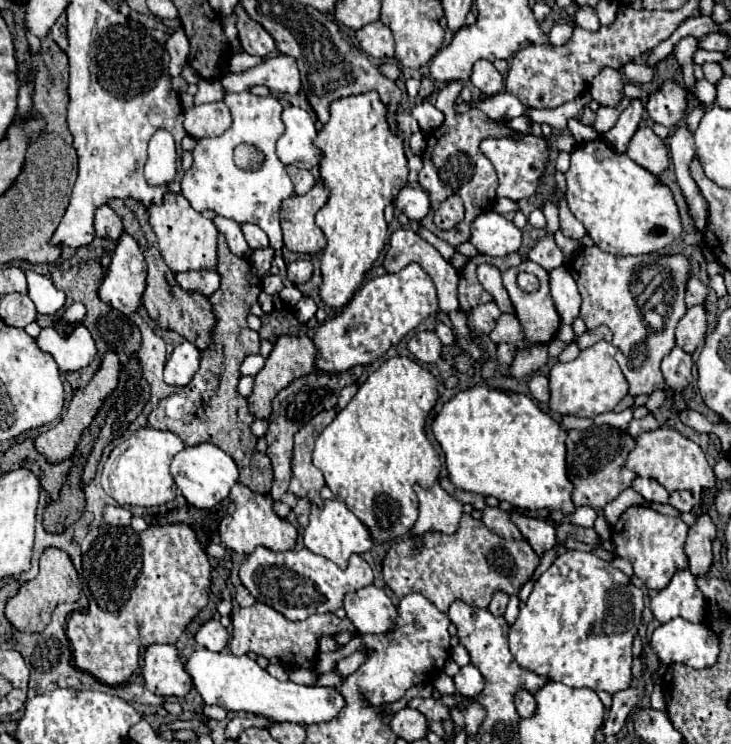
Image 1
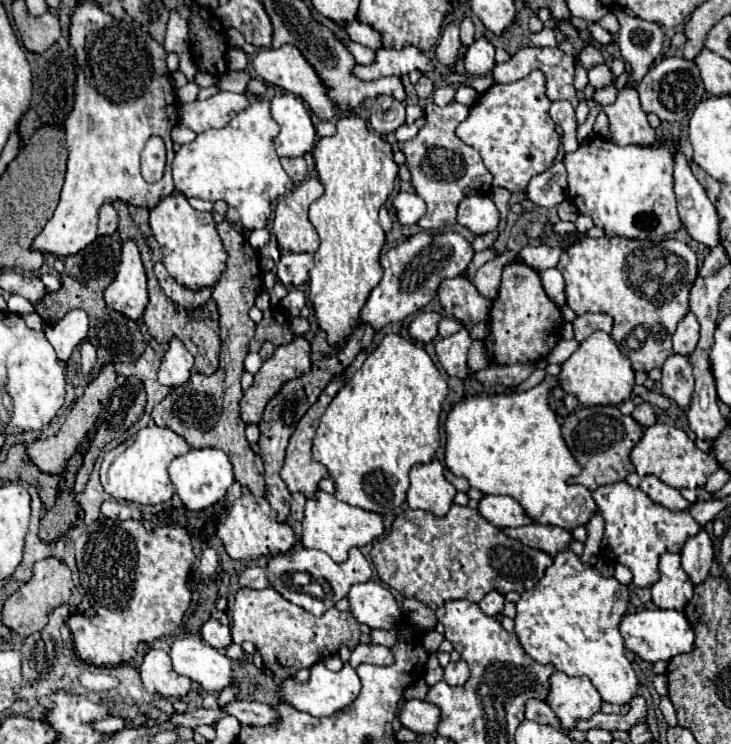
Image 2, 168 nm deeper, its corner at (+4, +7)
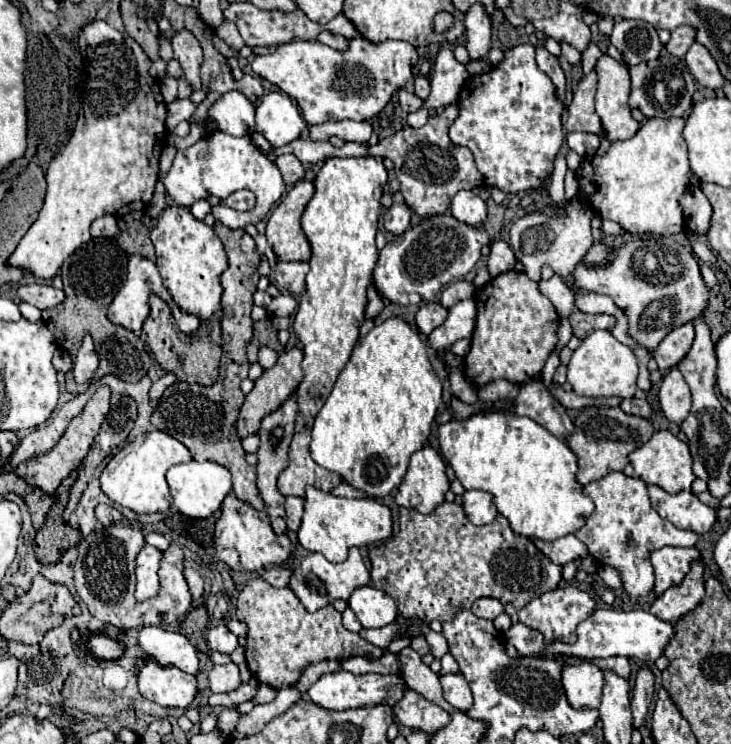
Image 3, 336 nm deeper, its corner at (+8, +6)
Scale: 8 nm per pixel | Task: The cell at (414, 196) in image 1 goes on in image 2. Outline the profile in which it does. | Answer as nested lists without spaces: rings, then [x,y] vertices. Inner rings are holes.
[[[399,192],[395,198],[393,198],[393,206],[397,210],[397,218],[401,224],[415,224],[419,222],[419,218],[425,214],[425,200],[419,198],[415,192]]]

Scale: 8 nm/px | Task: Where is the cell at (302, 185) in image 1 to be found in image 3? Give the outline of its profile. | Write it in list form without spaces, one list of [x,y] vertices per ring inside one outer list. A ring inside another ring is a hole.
[[[279,155],[277,157],[277,167],[279,167],[287,187],[293,187],[305,175],[305,169],[303,169],[301,161],[295,155]]]

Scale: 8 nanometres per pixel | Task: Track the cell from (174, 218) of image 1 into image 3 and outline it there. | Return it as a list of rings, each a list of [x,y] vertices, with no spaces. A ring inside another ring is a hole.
[[[171,205],[159,217],[157,227],[151,231],[151,241],[157,251],[157,269],[163,277],[163,285],[183,313],[195,315],[201,321],[211,319],[221,309],[221,273],[227,269],[227,255],[223,243],[211,227],[195,219],[189,209]]]

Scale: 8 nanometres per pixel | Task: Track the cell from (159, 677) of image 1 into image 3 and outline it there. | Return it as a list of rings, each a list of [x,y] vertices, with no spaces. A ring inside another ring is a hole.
[[[149,659],[139,671],[139,691],[161,707],[187,709],[197,695],[197,679],[177,667],[163,667]]]

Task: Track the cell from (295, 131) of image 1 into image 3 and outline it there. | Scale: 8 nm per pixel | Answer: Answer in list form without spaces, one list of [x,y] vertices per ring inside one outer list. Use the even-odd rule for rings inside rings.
[[[271,91],[263,95],[255,111],[255,129],[273,147],[283,147],[291,143],[305,129],[305,121],[297,103],[283,91]]]

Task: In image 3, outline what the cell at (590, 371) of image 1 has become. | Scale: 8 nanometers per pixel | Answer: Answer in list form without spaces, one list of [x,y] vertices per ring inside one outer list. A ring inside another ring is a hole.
[[[593,331],[583,339],[581,347],[573,351],[569,361],[567,381],[577,395],[587,397],[633,397],[637,391],[637,359],[635,353],[619,343],[609,331]]]

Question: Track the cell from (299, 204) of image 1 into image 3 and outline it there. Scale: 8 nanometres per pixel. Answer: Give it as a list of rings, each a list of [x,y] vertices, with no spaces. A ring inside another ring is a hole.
[[[295,183],[267,221],[267,243],[281,261],[309,261],[311,247],[301,229],[301,215],[315,193],[313,183]]]

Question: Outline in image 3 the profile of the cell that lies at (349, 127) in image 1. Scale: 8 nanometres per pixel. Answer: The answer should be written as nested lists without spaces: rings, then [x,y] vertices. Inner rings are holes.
[[[353,157],[353,159],[327,159],[323,167],[319,169],[315,177],[315,195],[309,201],[301,225],[303,231],[309,239],[311,245],[311,271],[307,273],[307,291],[301,295],[299,309],[293,319],[293,333],[301,343],[303,349],[303,381],[299,383],[295,395],[297,395],[297,421],[295,421],[295,435],[289,447],[289,465],[287,469],[279,475],[277,487],[279,491],[289,497],[305,497],[305,485],[315,485],[323,491],[333,491],[333,487],[339,483],[341,475],[327,471],[319,467],[311,455],[309,455],[309,439],[311,439],[311,429],[317,411],[323,407],[327,401],[337,375],[341,373],[343,365],[347,363],[347,357],[351,357],[351,349],[355,347],[359,339],[359,325],[365,321],[365,307],[367,307],[367,287],[373,277],[373,267],[377,261],[377,247],[375,247],[375,233],[377,233],[377,221],[379,221],[379,211],[381,211],[381,195],[383,187],[387,183],[387,171],[383,167],[383,161],[377,157]]]

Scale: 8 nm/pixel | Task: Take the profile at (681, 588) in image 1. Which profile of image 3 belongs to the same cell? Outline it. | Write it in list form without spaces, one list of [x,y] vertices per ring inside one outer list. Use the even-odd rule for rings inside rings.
[[[661,547],[651,553],[651,565],[655,569],[655,595],[663,595],[665,589],[683,581],[693,561],[699,561],[697,547]]]

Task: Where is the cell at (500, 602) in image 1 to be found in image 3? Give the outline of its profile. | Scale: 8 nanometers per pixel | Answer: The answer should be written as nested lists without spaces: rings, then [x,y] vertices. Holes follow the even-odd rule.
[[[479,599],[473,603],[471,611],[481,617],[481,619],[495,619],[497,615],[503,613],[503,605],[497,601],[497,599]]]

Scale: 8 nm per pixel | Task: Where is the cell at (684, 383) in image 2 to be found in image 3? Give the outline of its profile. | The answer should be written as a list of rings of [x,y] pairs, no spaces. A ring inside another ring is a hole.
[[[671,369],[667,377],[663,377],[663,385],[659,389],[659,403],[665,417],[671,423],[681,425],[691,409],[691,393],[679,369]]]

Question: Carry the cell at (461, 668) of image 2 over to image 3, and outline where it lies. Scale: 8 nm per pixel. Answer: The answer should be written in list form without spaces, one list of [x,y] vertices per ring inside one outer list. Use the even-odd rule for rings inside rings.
[[[461,673],[457,675],[443,675],[441,677],[441,687],[443,687],[443,697],[447,703],[451,703],[459,711],[469,711],[473,705],[471,689]]]

